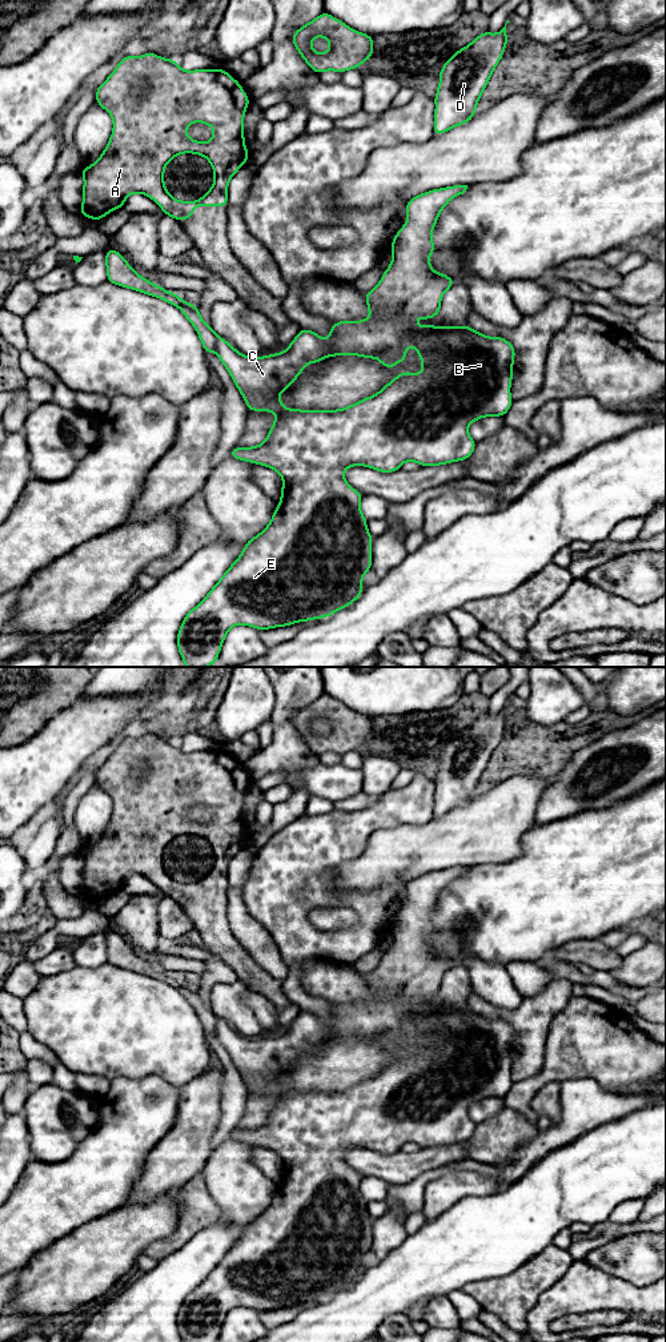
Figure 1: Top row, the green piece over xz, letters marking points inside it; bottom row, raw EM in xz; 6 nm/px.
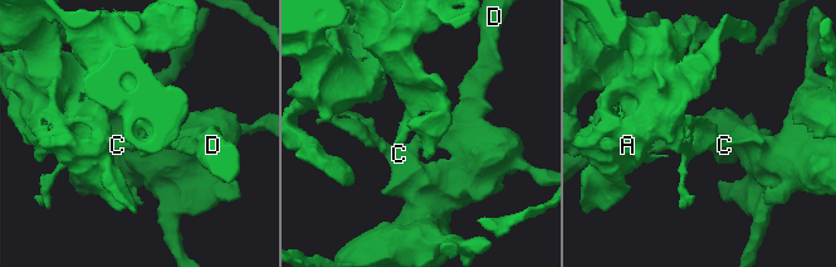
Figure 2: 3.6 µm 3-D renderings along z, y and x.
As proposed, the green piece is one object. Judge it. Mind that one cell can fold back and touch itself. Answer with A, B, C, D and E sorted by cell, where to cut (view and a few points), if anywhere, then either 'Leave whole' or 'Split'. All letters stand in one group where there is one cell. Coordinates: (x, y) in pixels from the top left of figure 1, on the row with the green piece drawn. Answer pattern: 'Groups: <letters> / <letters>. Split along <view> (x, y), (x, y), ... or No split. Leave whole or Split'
Groups: A / B C D E. Split along xz (220, 338), (215, 350). Split

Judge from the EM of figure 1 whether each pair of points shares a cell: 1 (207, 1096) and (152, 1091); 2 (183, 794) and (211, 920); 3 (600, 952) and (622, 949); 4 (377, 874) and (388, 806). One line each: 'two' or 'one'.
1: two
2: one
3: two
4: two

